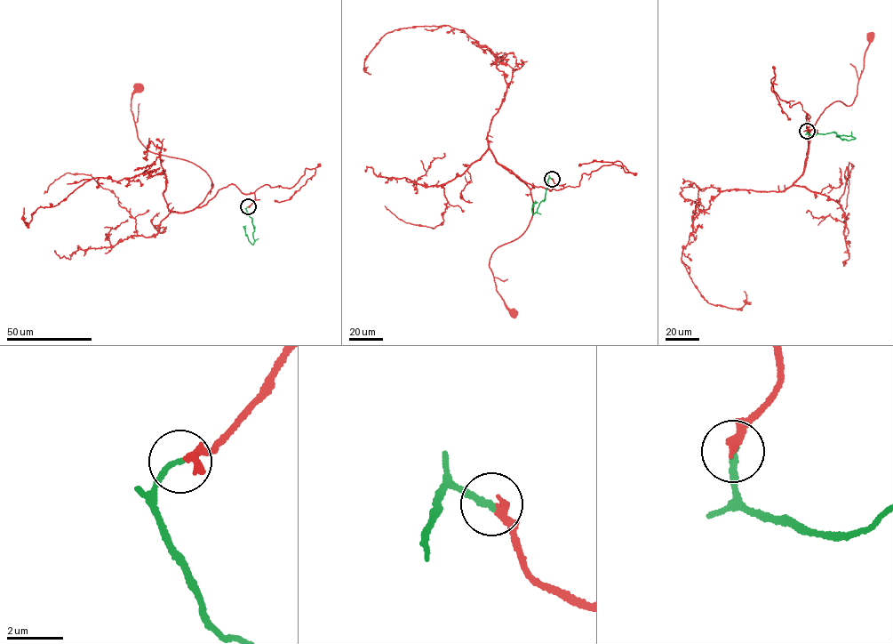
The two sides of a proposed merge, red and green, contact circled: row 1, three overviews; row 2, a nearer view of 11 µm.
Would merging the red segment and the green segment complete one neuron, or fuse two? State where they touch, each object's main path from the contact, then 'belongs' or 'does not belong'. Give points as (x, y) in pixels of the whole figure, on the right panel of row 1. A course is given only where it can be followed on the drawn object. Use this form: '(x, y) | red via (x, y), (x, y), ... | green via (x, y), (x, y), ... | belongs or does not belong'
(807, 131) | red via (807, 130), (807, 113), (809, 139), (805, 160), (809, 132), (825, 108), (836, 101), (853, 103), (870, 37) | green via (807, 131), (814, 135), (833, 132), (855, 138), (848, 140), (835, 136) | belongs

